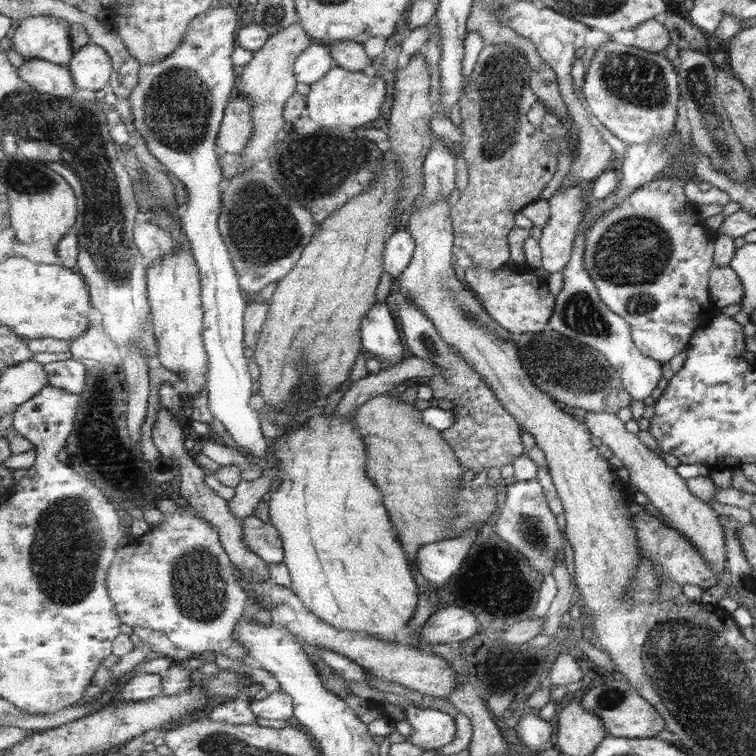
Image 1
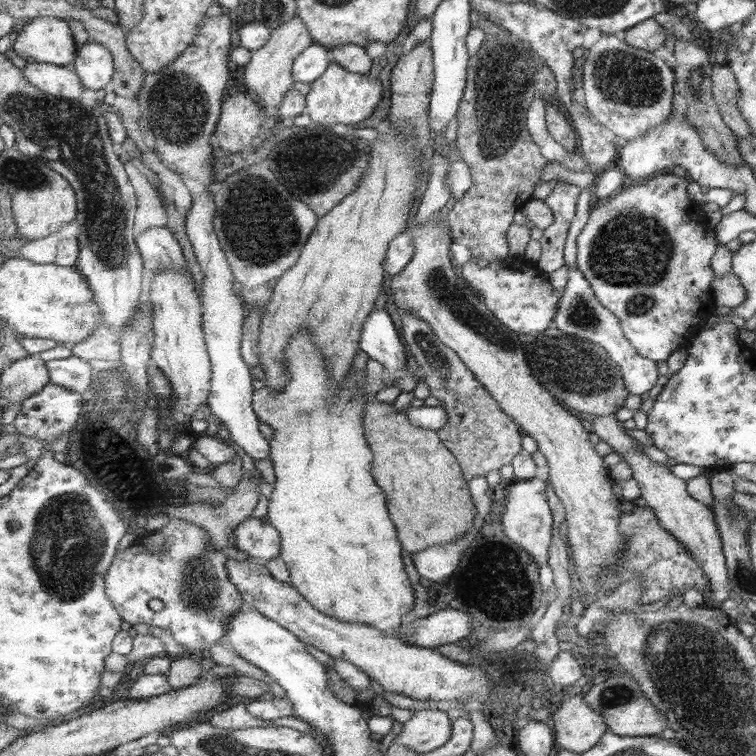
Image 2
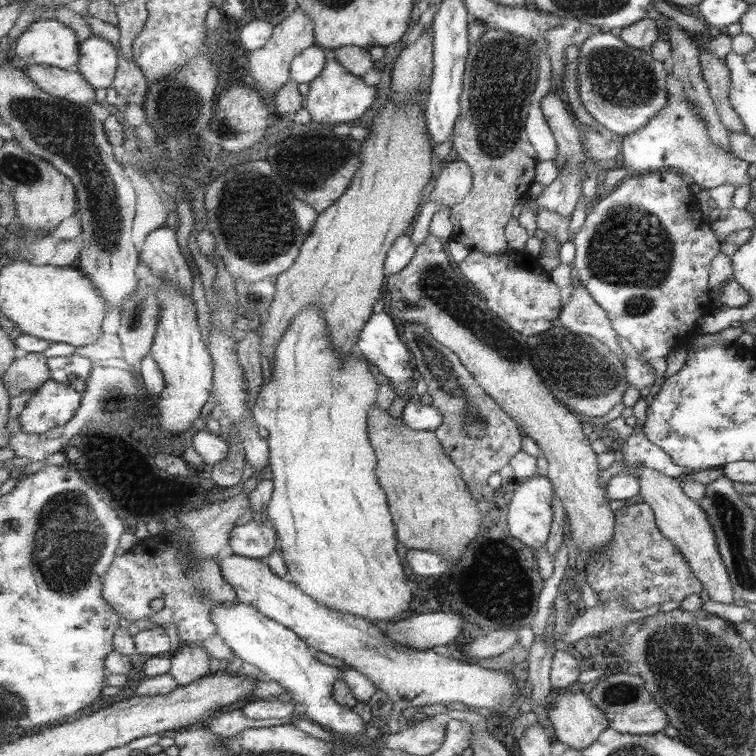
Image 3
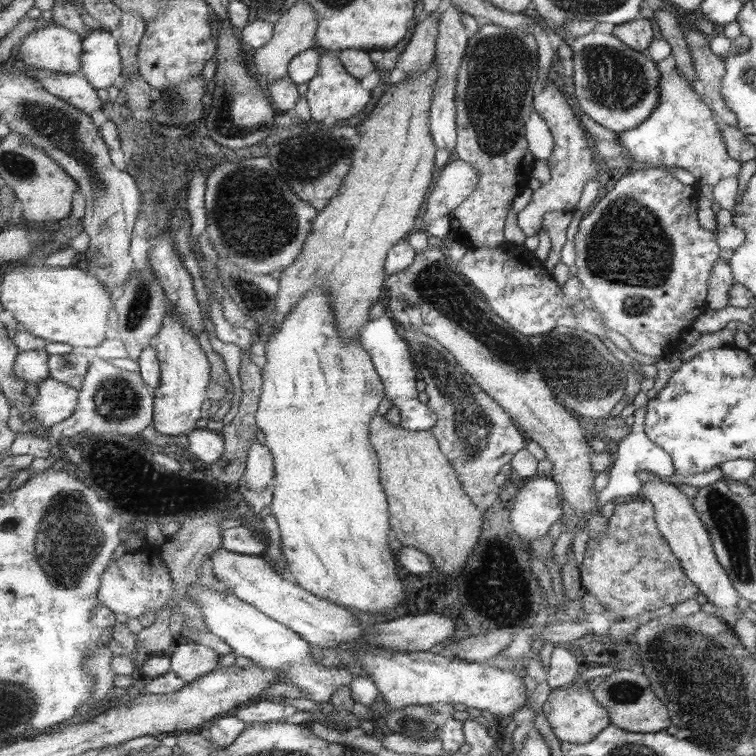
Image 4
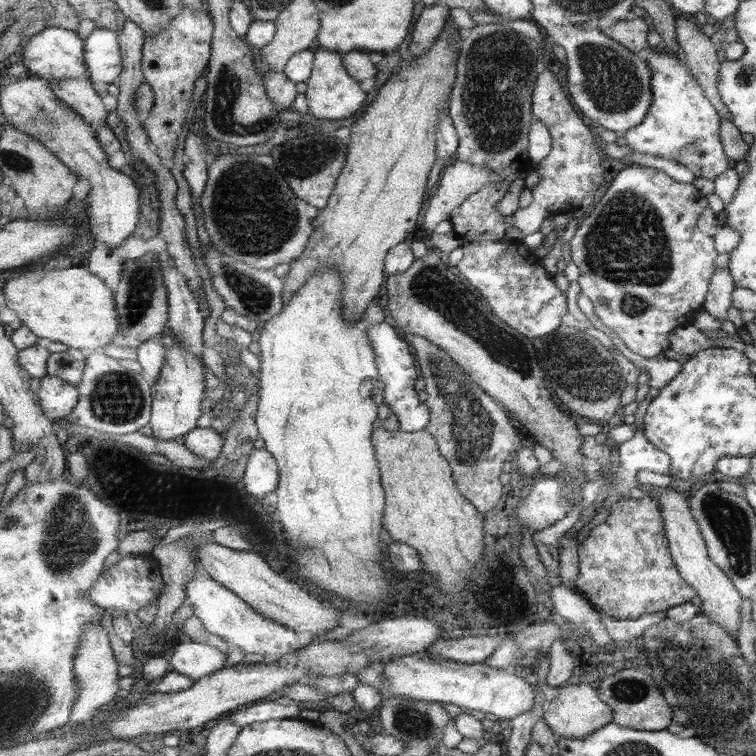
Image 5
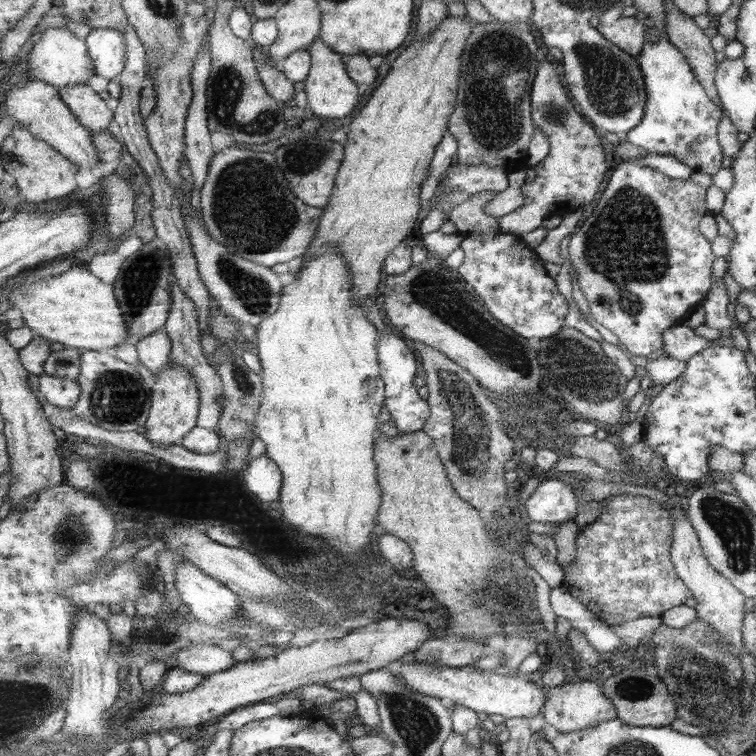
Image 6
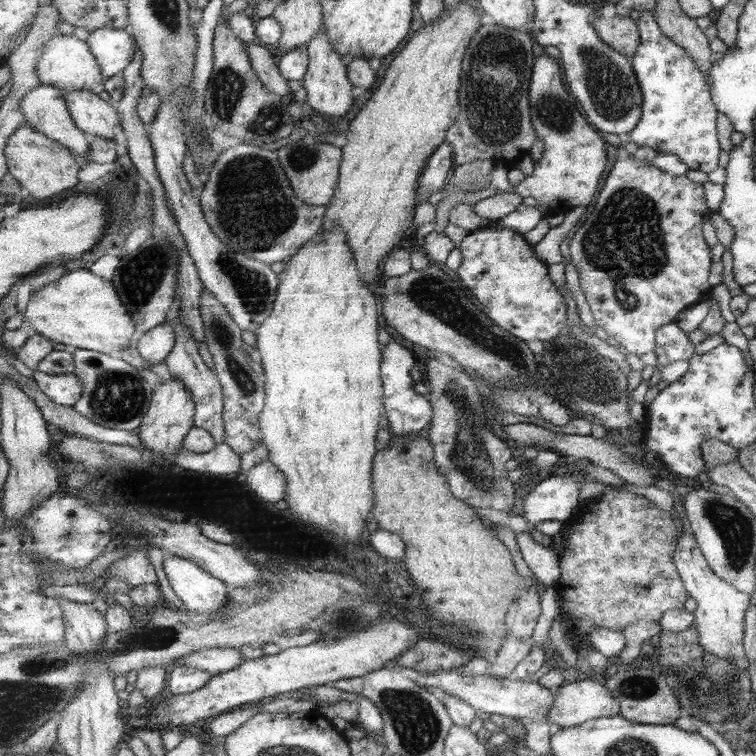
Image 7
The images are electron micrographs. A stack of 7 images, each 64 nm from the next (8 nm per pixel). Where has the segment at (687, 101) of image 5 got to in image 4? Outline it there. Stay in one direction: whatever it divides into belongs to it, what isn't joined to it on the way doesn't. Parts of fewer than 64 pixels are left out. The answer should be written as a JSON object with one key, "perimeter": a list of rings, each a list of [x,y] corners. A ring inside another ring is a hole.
{"perimeter":[[[670,60],[663,66],[665,70],[659,84],[662,95],[660,106],[641,126],[620,134],[619,139],[616,139],[633,158],[633,166],[644,168],[647,164],[653,168],[684,168],[695,176],[695,183],[713,187],[725,178],[739,178],[743,164],[729,154],[722,132],[719,131],[721,121],[709,101],[703,100],[702,93],[689,84],[687,76],[683,76]]]}

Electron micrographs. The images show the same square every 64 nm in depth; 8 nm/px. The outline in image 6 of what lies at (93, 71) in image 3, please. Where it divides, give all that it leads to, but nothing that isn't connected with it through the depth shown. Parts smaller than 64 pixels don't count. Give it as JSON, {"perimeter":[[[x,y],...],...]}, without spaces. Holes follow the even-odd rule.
{"perimeter":[[[92,29],[86,37],[89,54],[98,76],[109,80],[119,79],[127,64],[127,44],[123,31]]]}

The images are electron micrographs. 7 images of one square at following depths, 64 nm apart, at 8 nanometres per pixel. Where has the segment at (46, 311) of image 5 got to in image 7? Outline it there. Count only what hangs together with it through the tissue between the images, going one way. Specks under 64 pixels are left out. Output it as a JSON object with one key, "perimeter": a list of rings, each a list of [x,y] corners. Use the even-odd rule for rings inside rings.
{"perimeter":[[[75,266],[59,280],[33,291],[24,316],[36,333],[69,349],[77,348],[116,355],[130,348],[136,327],[114,283],[95,276],[91,269]]]}

